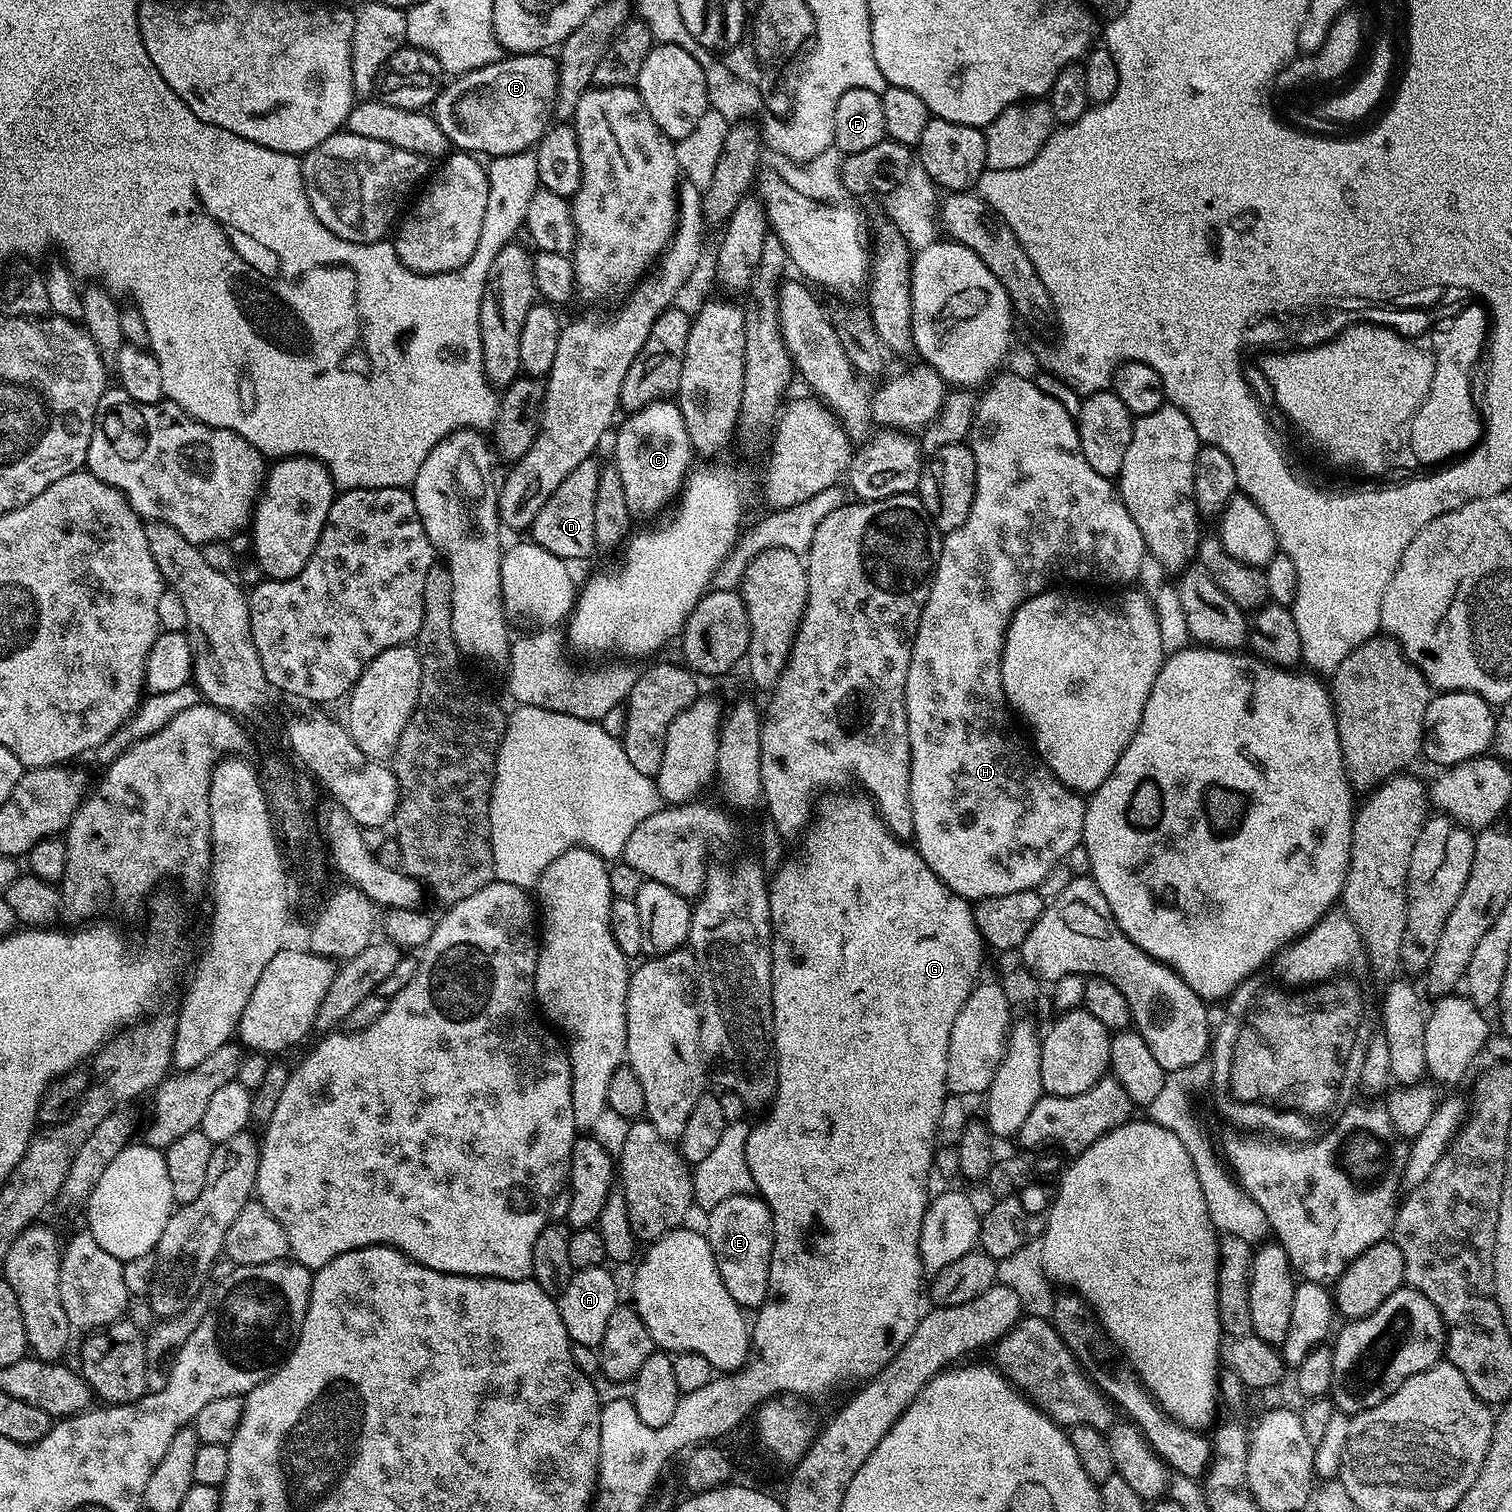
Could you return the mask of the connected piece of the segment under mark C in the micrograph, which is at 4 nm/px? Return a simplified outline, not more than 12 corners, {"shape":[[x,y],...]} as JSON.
{"shape":[[680,405],[631,413],[614,463],[633,517],[679,497],[693,467]]}

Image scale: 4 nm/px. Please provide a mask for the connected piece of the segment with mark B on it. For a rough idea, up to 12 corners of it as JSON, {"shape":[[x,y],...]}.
{"shape":[[508,54],[449,79],[430,115],[488,158],[535,149],[558,64]]}

